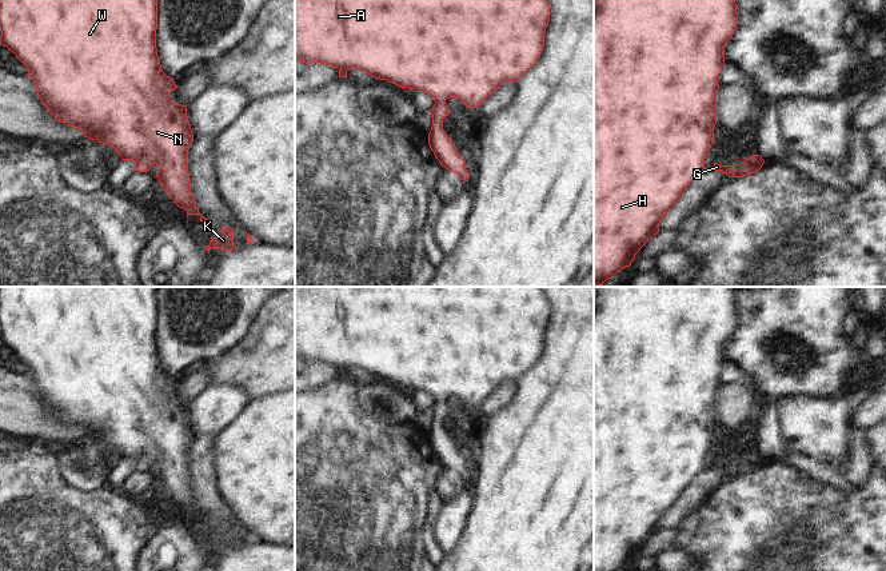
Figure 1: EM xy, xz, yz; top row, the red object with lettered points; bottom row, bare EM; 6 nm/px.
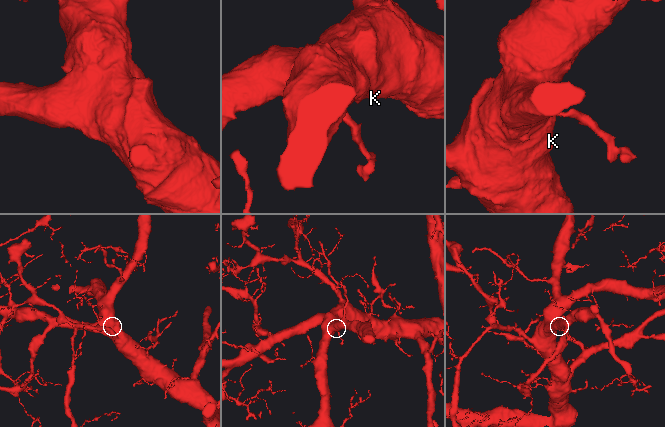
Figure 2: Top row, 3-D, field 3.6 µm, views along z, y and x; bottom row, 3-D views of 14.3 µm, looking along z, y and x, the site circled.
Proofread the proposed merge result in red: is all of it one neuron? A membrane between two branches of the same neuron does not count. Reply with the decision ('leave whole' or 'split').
leave whole

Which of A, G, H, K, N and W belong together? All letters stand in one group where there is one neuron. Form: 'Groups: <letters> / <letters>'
Groups: A G H K N W

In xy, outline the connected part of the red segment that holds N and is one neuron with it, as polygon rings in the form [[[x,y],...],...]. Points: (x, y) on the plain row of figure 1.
[[[0,287],[0,343],[11,348],[16,356],[28,367],[28,374],[37,388],[37,394],[47,406],[48,411],[60,422],[79,427],[84,431],[84,436],[99,439],[113,446],[121,459],[133,459],[135,470],[147,471],[156,462],[161,487],[175,500],[175,503],[187,510],[187,514],[199,514],[200,520],[205,516],[196,507],[195,496],[191,491],[188,471],[188,448],[193,439],[193,432],[187,415],[187,406],[175,403],[169,398],[169,392],[177,387],[173,378],[167,375],[160,364],[156,347],[157,328],[157,299],[155,296],[156,287]]]

